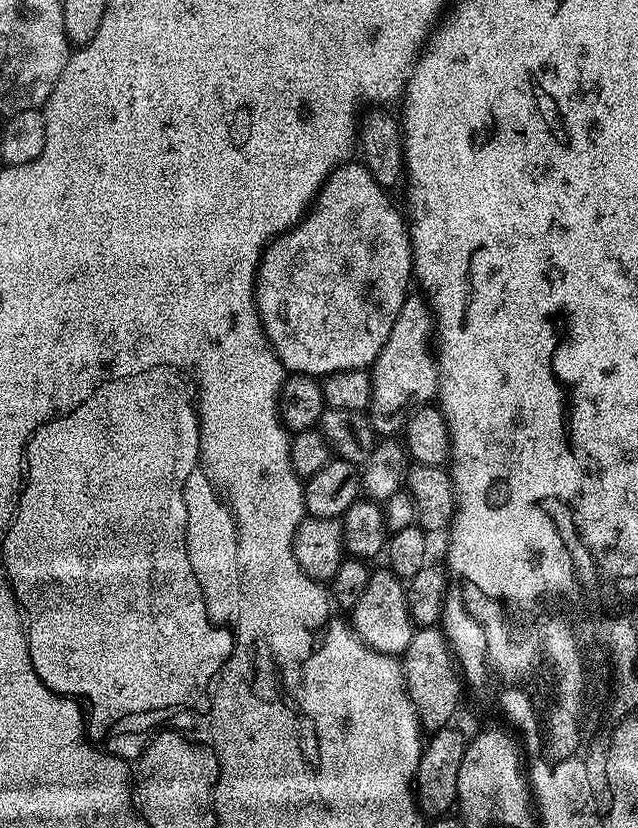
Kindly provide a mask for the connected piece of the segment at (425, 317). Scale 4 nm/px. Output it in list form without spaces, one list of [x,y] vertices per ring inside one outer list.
[[[409,294],[402,302],[398,318],[394,318],[394,326],[390,326],[386,346],[382,346],[370,369],[372,393],[366,415],[372,431],[381,437],[395,437],[403,429],[413,405],[427,405],[431,401],[428,399],[436,396],[436,356],[433,349],[432,352],[428,349],[428,339],[433,336],[434,317],[427,299],[420,294]]]

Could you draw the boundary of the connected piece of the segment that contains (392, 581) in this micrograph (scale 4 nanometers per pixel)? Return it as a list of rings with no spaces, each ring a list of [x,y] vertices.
[[[387,567],[369,571],[366,590],[362,590],[362,598],[358,598],[356,607],[351,609],[350,627],[358,639],[375,652],[387,656],[403,657],[406,646],[410,646],[410,638],[414,631],[411,613],[407,608],[405,585]]]

